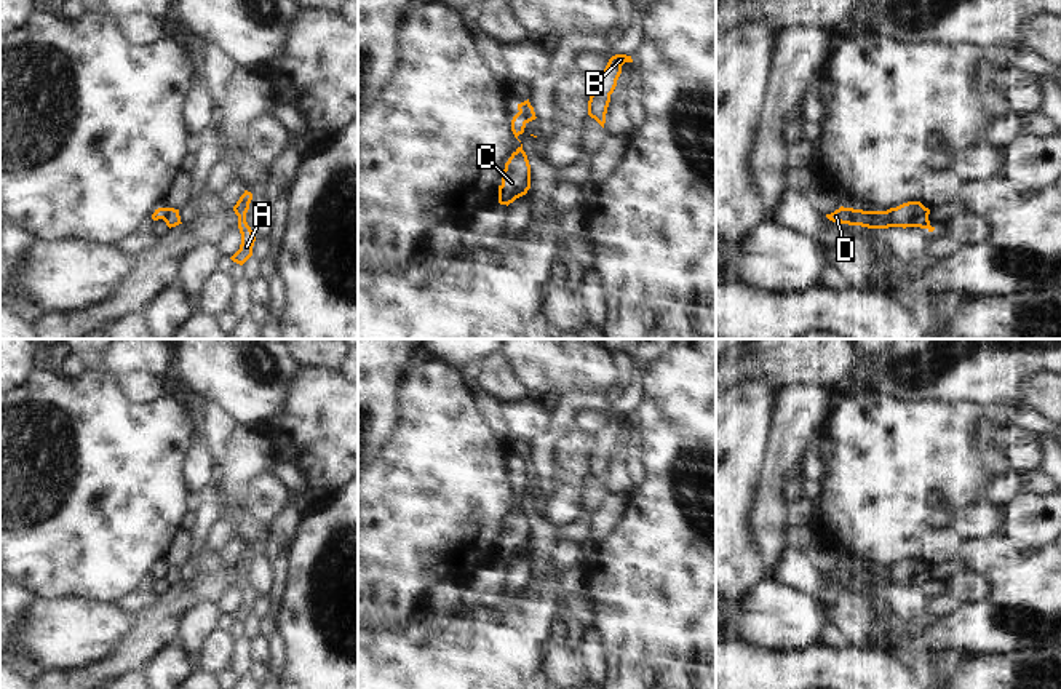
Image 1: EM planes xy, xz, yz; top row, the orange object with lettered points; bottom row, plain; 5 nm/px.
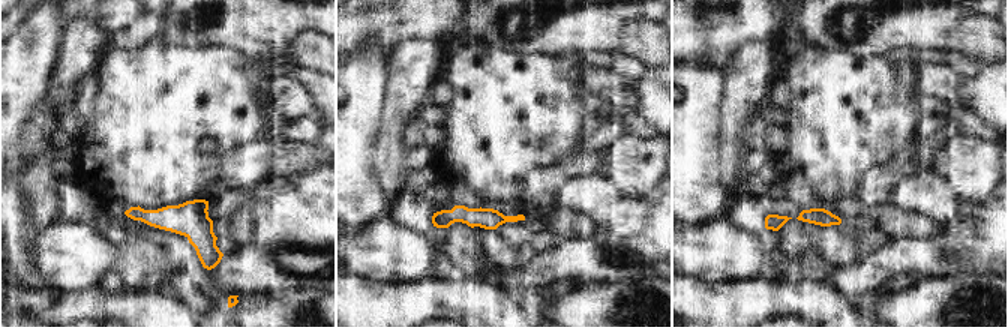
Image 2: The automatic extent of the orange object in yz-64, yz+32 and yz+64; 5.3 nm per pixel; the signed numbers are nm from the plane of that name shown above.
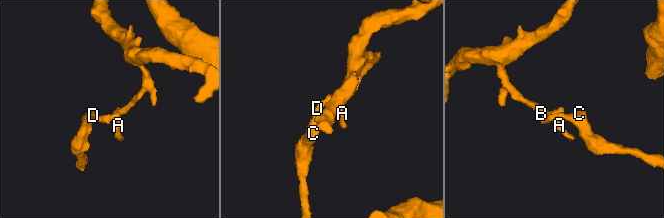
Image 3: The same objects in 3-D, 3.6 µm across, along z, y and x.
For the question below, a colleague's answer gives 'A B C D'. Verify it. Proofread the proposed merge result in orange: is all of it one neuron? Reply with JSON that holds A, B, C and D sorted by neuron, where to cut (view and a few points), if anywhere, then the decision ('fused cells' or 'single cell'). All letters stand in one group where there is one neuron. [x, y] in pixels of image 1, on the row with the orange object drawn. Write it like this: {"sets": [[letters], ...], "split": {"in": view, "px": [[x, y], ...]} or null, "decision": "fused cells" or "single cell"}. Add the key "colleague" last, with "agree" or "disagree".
{"sets": [["A", "B", "D"], ["C"]], "split": {"in": "yz", "px": [[876, 211], [892, 226]]}, "decision": "fused cells", "colleague": "disagree"}

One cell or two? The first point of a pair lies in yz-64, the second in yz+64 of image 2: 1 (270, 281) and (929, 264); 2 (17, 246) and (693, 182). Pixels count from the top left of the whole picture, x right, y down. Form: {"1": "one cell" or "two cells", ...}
{"1": "one cell", "2": "one cell"}

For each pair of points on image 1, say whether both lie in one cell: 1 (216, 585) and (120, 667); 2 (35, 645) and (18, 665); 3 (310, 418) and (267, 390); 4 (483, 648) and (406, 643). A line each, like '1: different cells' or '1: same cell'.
1: same cell
2: different cells
3: different cells
4: same cell

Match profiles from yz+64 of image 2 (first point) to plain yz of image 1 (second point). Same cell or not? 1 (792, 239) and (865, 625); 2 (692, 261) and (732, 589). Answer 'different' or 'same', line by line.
1: same
2: different

